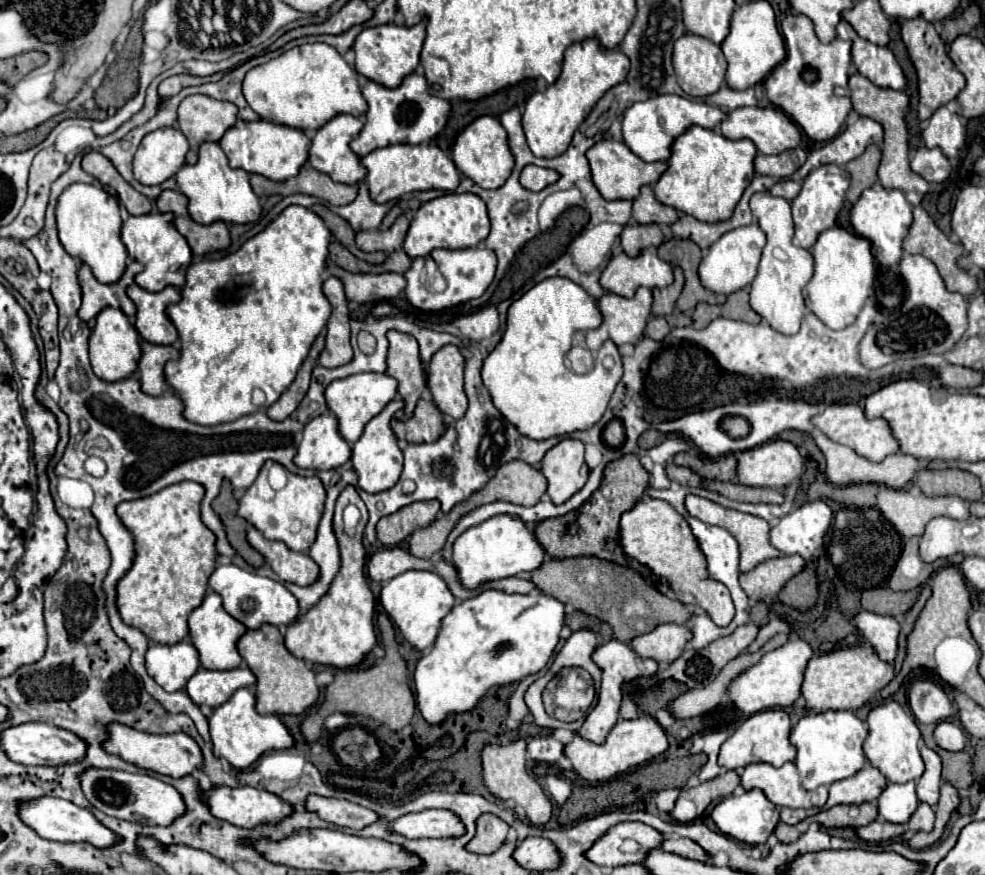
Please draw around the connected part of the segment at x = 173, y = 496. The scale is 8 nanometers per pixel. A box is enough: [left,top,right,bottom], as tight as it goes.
[116,481,216,643]

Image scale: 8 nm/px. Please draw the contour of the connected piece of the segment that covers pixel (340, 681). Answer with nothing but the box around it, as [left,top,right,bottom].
[302,615,416,743]

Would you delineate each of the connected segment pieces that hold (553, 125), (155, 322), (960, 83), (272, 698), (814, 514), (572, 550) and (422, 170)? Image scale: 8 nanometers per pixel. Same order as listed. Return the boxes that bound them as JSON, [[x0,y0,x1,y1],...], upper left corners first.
[[522,39,630,157],[128,283,180,345],[902,19,964,119],[238,625,318,715],[770,501,832,561],[534,455,648,561],[362,145,460,203]]

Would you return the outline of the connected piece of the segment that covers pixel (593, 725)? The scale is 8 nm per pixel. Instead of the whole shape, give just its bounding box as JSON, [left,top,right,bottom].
[580,641,658,743]

